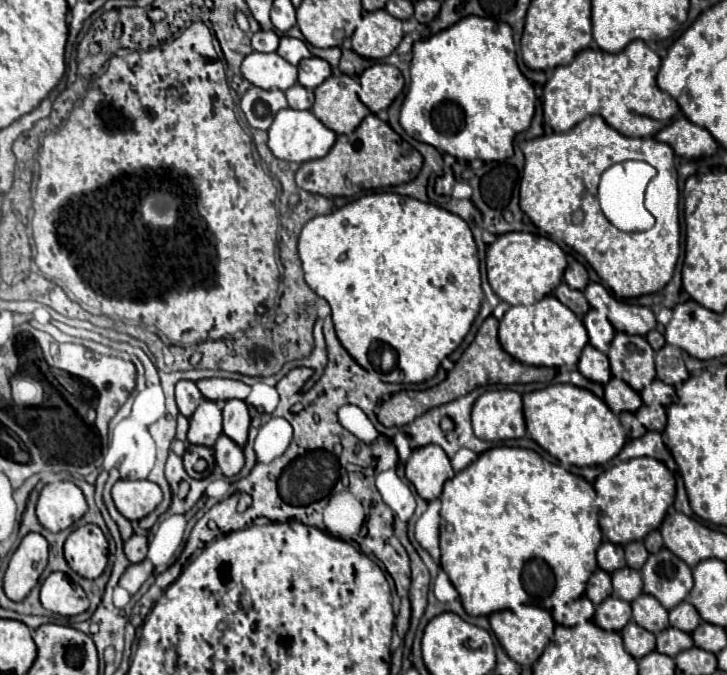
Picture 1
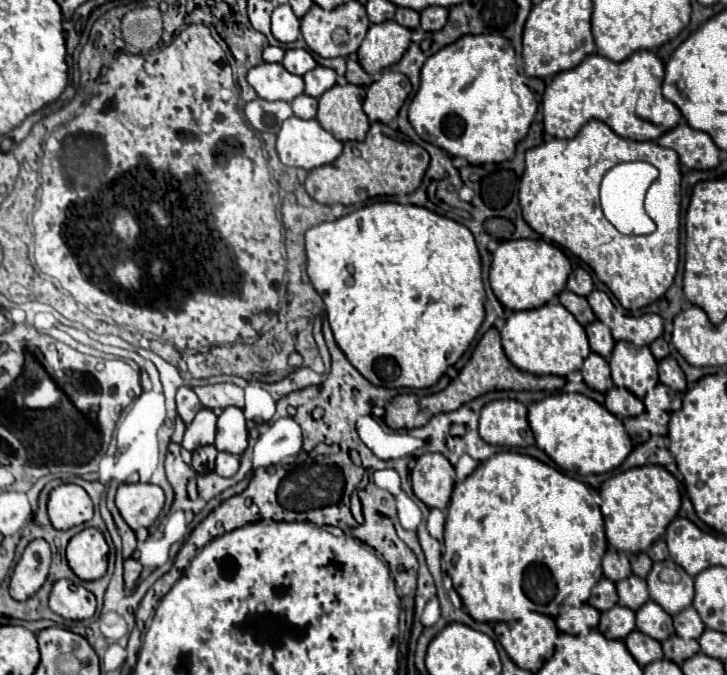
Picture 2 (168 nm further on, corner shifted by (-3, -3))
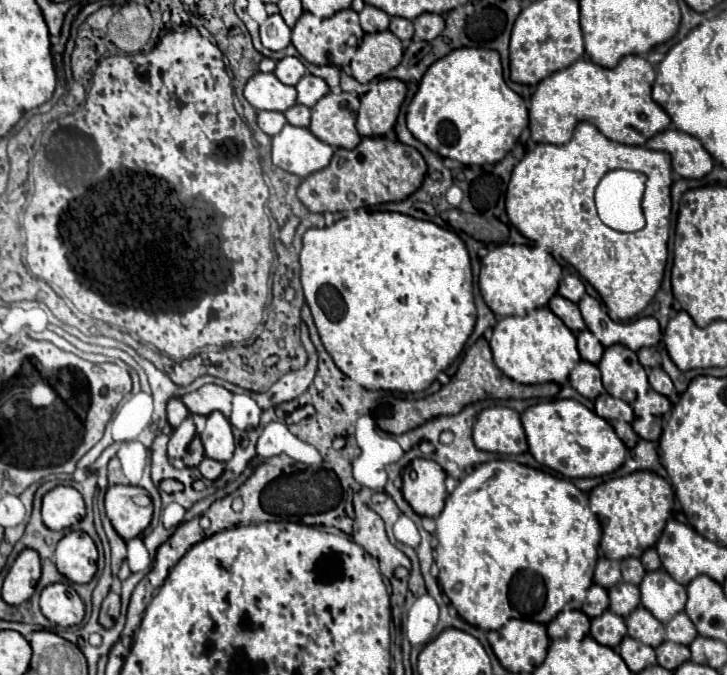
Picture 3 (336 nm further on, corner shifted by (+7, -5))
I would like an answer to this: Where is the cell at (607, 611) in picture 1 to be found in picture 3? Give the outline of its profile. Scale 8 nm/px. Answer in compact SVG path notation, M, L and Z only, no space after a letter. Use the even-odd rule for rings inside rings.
M604 611L600 617L592 619L592 629L590 635L600 641L600 645L608 645L608 647L618 647L620 641L626 637L626 623L624 617L612 613L612 611Z

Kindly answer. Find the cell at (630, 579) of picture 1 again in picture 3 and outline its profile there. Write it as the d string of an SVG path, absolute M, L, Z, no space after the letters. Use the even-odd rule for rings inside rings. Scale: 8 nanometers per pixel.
M620 581L612 589L608 589L608 595L610 595L610 611L620 617L628 617L628 613L632 613L632 609L640 605L638 587L626 581Z

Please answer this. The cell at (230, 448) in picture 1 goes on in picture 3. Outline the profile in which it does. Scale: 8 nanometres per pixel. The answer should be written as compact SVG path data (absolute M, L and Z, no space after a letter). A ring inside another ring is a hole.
M204 457L204 461L198 465L198 471L202 473L204 479L210 479L210 481L216 481L222 473L224 473L224 465L220 461L214 461L210 457Z

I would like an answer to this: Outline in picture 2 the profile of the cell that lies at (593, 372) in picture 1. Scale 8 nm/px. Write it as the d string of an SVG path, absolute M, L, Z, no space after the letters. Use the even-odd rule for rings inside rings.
M590 353L584 361L584 367L582 367L582 377L586 381L586 385L590 385L592 389L604 393L612 387L612 379L610 379L610 367L608 367L608 361L598 355L598 353Z

